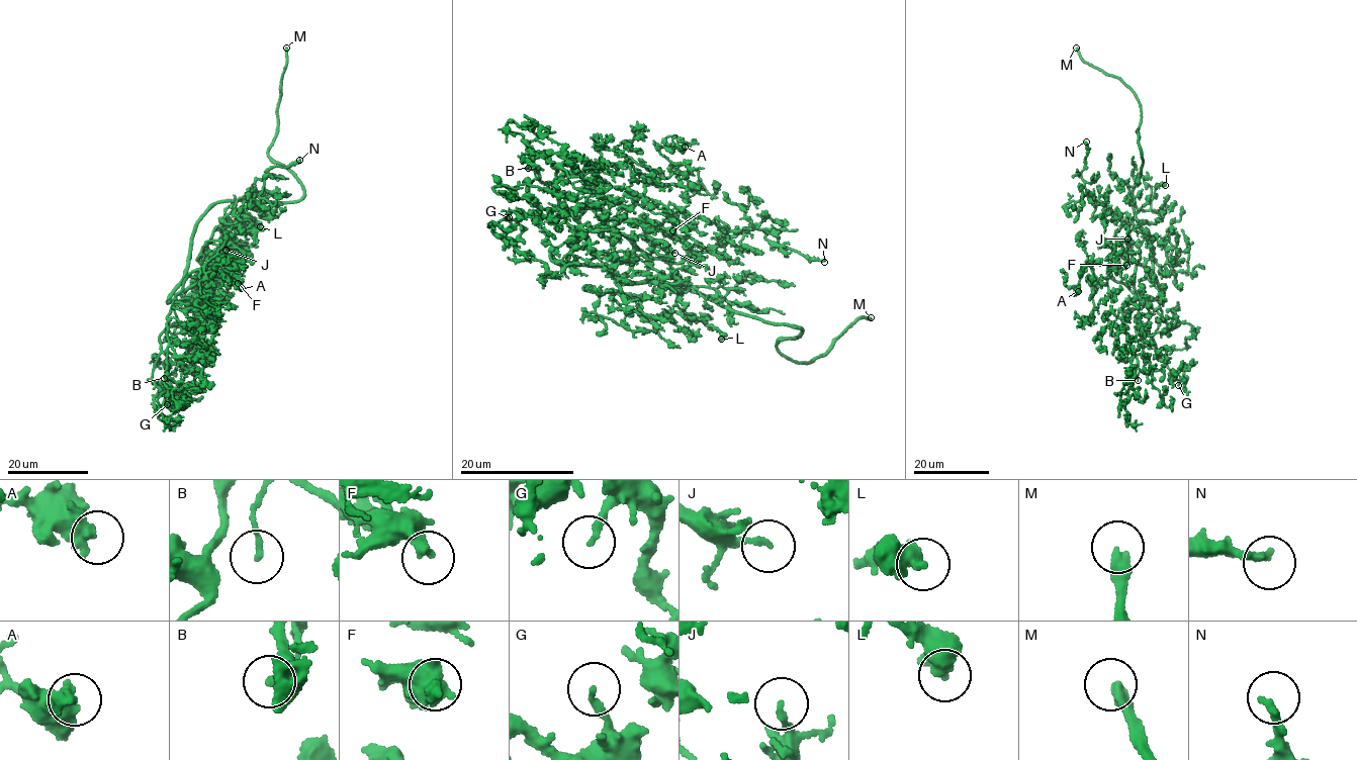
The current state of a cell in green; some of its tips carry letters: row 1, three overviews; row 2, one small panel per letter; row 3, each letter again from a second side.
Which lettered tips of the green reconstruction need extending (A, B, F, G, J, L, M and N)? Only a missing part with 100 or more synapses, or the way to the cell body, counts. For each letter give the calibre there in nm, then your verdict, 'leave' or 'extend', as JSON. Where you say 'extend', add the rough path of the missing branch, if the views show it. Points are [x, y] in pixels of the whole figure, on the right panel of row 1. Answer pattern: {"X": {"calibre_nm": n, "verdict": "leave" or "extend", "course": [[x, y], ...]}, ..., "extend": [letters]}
{"A": {"calibre_nm": 320, "verdict": "leave"}, "B": {"calibre_nm": 160, "verdict": "leave"}, "F": {"calibre_nm": 400, "verdict": "leave"}, "G": {"calibre_nm": 170, "verdict": "leave"}, "J": {"calibre_nm": 150, "verdict": "leave"}, "L": {"calibre_nm": 440, "verdict": "leave"}, "M": {"calibre_nm": 360, "verdict": "extend", "course": [[1076, 48], [1074, 22], [1071, 16], [1047, 8]]}, "N": {"calibre_nm": 280, "verdict": "leave"}, "extend": ["M"]}

